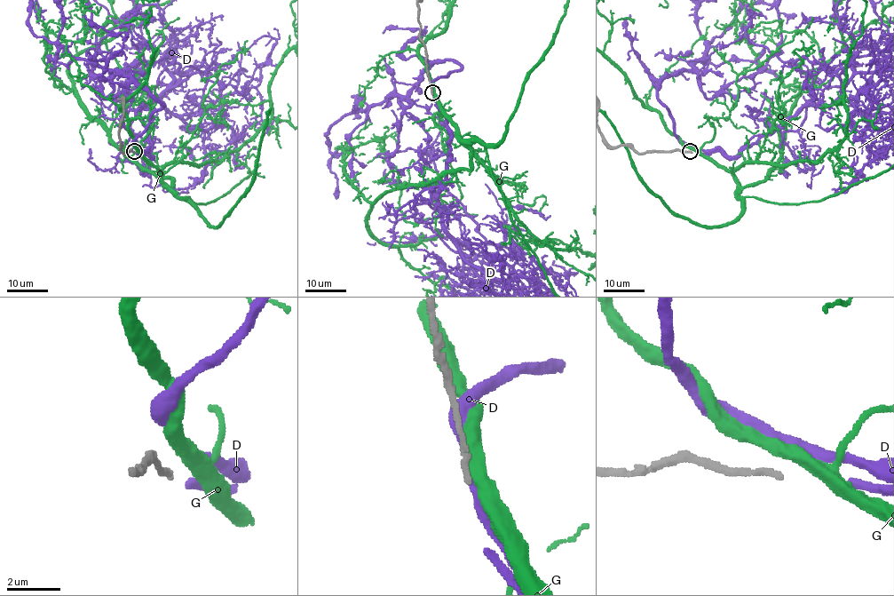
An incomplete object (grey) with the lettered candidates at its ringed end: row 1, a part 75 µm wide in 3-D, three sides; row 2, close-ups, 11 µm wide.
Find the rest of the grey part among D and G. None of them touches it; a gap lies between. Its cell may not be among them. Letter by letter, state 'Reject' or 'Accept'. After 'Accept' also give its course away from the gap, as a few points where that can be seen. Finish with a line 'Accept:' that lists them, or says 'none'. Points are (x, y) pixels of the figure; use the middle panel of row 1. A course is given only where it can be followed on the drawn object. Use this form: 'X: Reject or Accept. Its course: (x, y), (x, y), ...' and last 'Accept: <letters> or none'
D: Accept. Its course: (432, 93), (449, 139), (440, 219), (460, 242), (482, 243), (429, 147), (375, 157)
G: Reject
Accept: D

